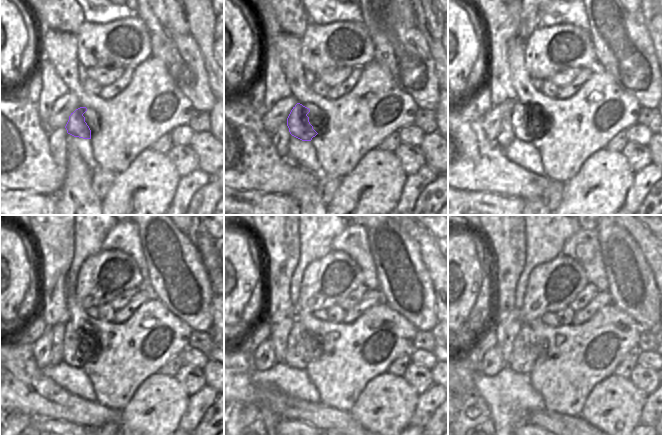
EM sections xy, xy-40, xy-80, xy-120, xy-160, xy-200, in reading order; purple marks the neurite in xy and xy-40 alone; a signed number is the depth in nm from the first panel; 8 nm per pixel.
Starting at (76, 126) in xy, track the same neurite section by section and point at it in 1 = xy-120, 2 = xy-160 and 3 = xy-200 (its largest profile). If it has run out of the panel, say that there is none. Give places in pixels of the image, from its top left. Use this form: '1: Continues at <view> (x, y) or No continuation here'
1: Continues at xy-120 (75, 350)
2: Continues at xy-160 (299, 353)
3: Continues at xy-200 (524, 353).

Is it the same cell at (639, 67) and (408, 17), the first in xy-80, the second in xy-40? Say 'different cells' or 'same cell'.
different cells

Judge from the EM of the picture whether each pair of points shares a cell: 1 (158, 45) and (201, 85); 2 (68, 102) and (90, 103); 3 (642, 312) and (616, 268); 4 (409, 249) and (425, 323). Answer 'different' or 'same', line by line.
1: same
2: different
3: same
4: same

